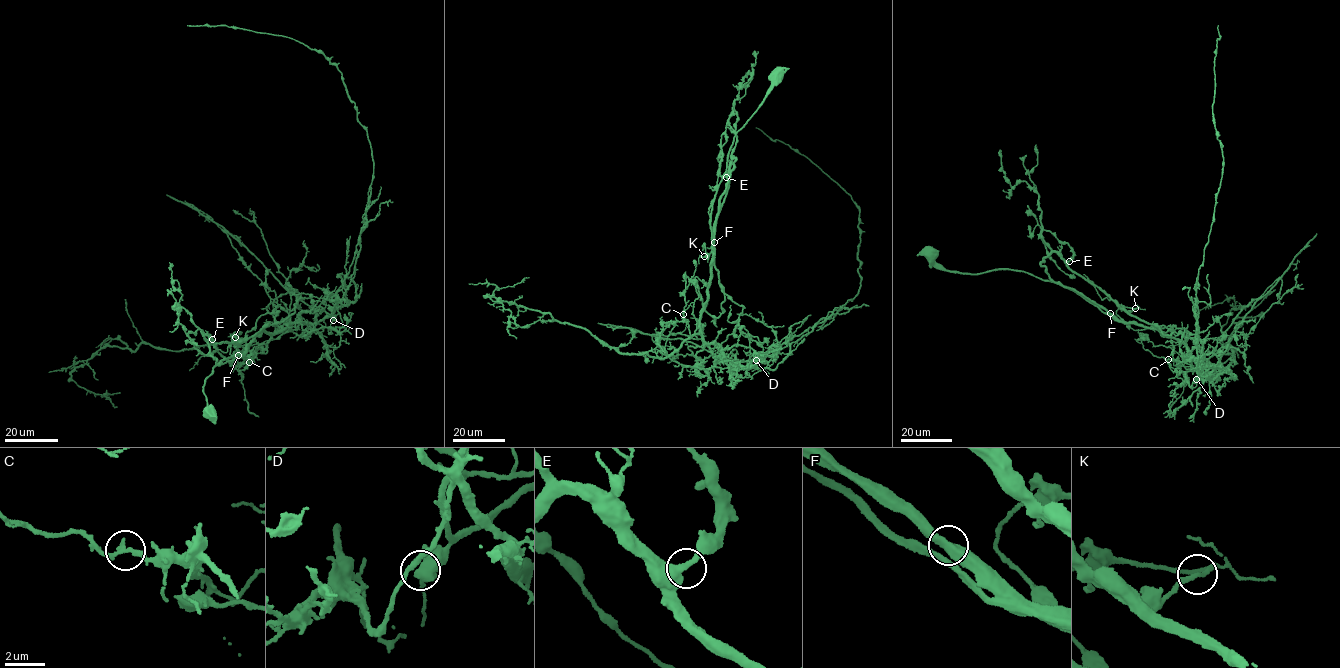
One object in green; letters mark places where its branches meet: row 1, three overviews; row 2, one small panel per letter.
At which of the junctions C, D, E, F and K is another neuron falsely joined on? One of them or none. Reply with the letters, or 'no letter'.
D

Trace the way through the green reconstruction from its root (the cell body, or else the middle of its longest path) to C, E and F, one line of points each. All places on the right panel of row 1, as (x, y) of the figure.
C: (931, 254), (955, 272), (1008, 269), (1061, 284), (1120, 320), (1178, 339), (1188, 351), (1191, 367), (1168, 359)
E: (931, 254), (961, 273), (1029, 273), (1110, 314), (1054, 281), (1041, 263), (1054, 252), (1069, 261)
F: (931, 254), (944, 268), (961, 273), (1008, 269), (1029, 273), (1061, 284), (1110, 313)

